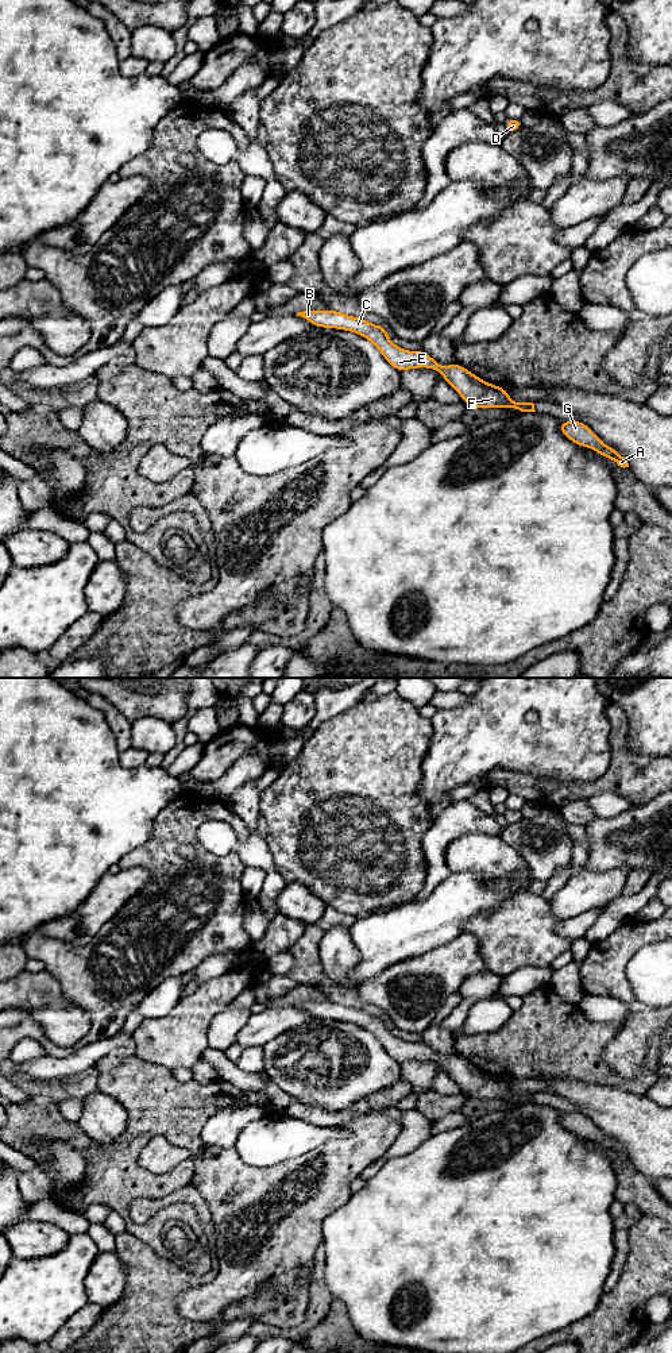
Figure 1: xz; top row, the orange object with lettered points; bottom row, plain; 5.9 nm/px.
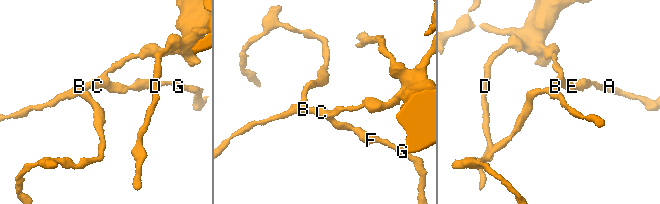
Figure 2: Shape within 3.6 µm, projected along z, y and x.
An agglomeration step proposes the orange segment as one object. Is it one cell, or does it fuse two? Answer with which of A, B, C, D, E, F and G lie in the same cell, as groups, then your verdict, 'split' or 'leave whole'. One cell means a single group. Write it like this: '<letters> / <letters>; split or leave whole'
A B C D E F G; leave whole

